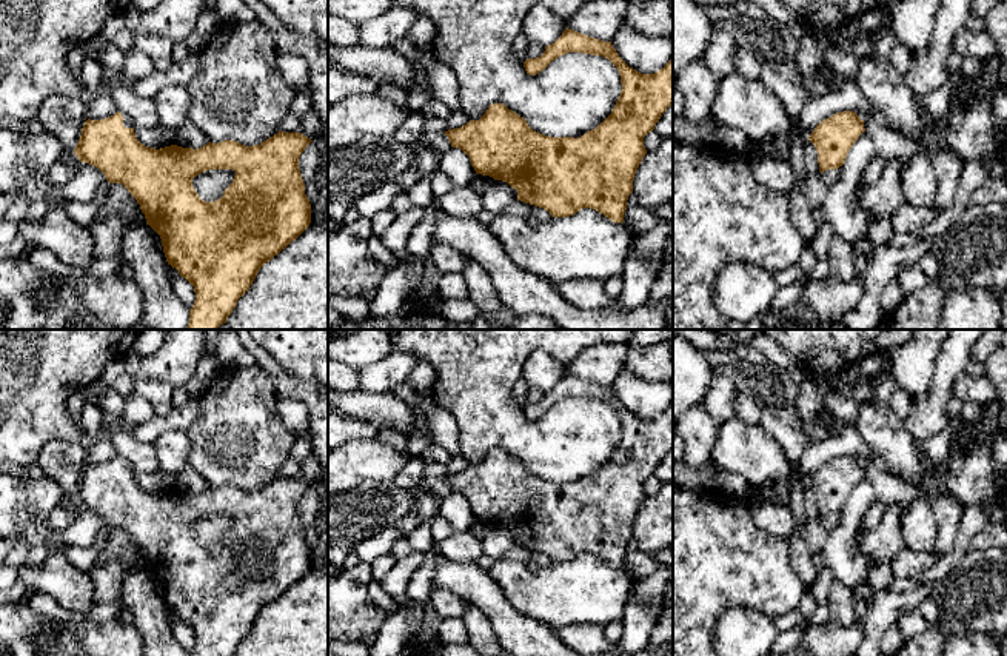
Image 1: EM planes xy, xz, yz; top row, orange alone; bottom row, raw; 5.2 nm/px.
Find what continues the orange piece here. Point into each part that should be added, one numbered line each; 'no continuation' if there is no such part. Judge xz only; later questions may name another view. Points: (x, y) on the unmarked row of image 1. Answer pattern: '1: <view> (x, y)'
no continuation

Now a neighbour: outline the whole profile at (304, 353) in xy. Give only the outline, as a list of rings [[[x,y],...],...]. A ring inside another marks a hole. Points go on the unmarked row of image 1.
[[[248,330],[289,374],[328,388],[328,330]]]

